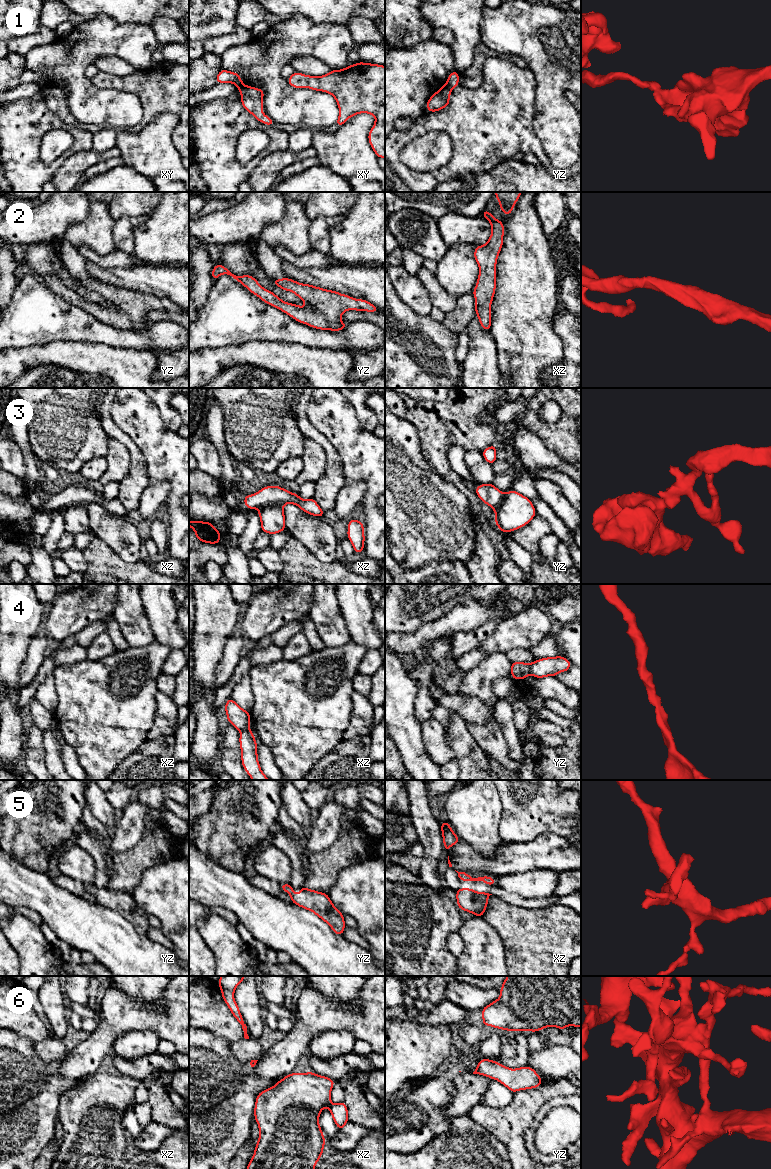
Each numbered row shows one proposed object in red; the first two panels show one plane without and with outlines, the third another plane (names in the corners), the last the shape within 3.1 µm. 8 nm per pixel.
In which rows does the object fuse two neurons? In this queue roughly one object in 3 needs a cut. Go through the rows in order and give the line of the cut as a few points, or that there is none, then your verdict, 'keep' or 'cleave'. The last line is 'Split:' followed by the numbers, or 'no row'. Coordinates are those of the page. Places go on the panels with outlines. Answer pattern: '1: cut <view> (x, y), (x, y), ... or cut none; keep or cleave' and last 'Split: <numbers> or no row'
1: cut xy (243, 84), (238, 88); cleave
2: cut none; keep
3: cut xz (283, 504), (269, 504), (259, 508); cleave
4: cut yz (530, 663), (531, 673); cleave
5: cut none; keep
6: cut none; keep
Split: 1, 3, 4

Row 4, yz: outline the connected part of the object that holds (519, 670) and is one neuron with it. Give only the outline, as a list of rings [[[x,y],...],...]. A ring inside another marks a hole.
[[[511,662],[511,676],[514,680],[525,679],[531,675],[531,663]]]

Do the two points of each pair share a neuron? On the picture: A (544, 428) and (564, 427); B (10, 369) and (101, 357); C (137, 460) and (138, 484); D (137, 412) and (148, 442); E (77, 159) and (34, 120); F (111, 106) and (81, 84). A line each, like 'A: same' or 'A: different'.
A: same
B: same
C: same
D: same
E: different
F: same

